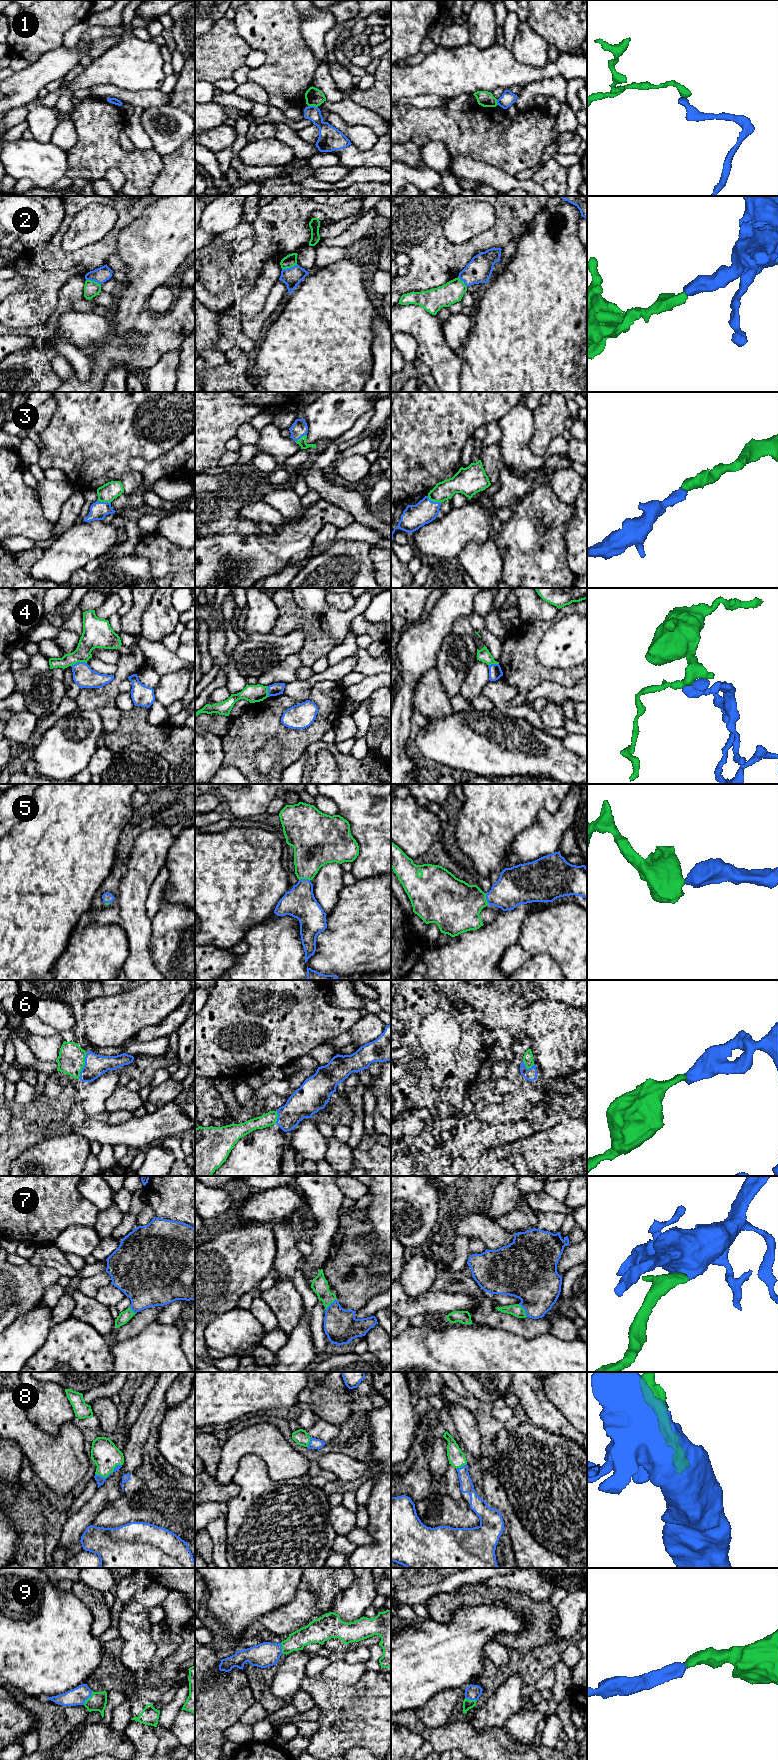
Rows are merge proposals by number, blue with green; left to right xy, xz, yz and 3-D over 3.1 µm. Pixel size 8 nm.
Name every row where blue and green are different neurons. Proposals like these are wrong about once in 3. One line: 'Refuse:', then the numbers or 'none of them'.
Refuse: 1, 2, 4

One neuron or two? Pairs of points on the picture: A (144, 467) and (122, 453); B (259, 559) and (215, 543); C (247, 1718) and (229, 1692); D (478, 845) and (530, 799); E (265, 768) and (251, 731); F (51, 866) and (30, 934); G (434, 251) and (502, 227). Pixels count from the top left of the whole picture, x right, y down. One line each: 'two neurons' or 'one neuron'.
A: two neurons
B: one neuron
C: two neurons
D: one neuron
E: two neurons
F: one neuron
G: one neuron

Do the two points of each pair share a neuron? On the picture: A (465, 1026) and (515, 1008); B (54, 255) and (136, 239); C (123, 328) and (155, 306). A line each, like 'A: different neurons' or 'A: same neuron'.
A: different neurons
B: different neurons
C: different neurons

